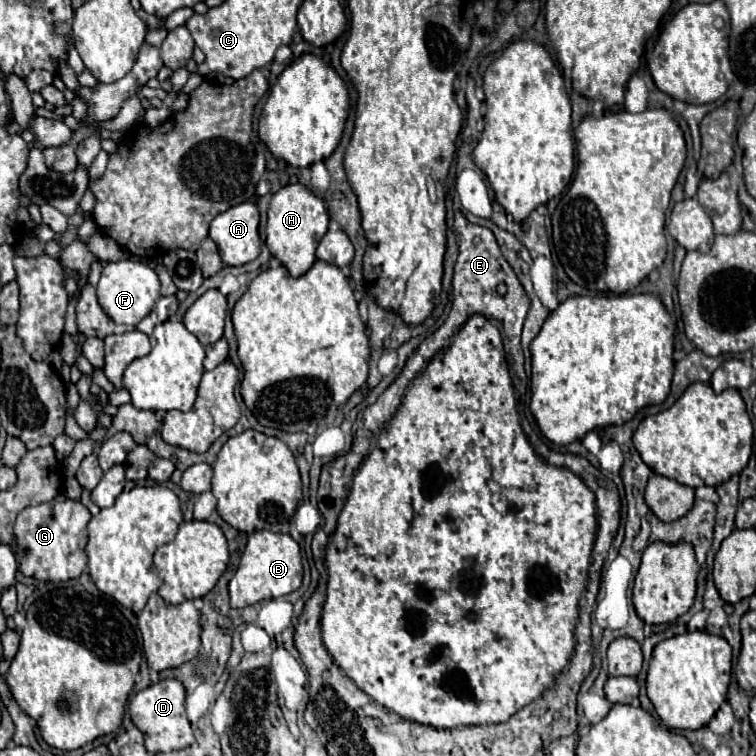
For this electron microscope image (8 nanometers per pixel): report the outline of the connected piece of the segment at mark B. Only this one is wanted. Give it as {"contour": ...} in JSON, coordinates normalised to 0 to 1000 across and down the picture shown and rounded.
{"contour":[[[340,702],[329,708],[316,750],[308,766],[303,769],[303,798],[306,803],[313,806],[351,792],[366,792],[393,782],[398,776],[398,769],[401,769],[401,747],[398,747],[398,729],[390,713],[374,705]]]}

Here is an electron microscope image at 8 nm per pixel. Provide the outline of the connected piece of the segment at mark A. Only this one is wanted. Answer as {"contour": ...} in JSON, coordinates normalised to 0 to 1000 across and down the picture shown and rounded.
{"contour":[[[316,269],[290,282],[276,300],[276,313],[287,321],[298,351],[324,351],[340,343],[343,319],[343,276],[337,269]]]}

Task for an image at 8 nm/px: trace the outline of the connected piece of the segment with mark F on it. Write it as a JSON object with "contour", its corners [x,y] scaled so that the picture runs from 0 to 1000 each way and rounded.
{"contour":[[[160,343],[152,348],[139,348],[134,369],[128,374],[128,396],[134,409],[152,425],[165,430],[181,430],[210,396],[210,366],[192,348],[176,343]]]}

